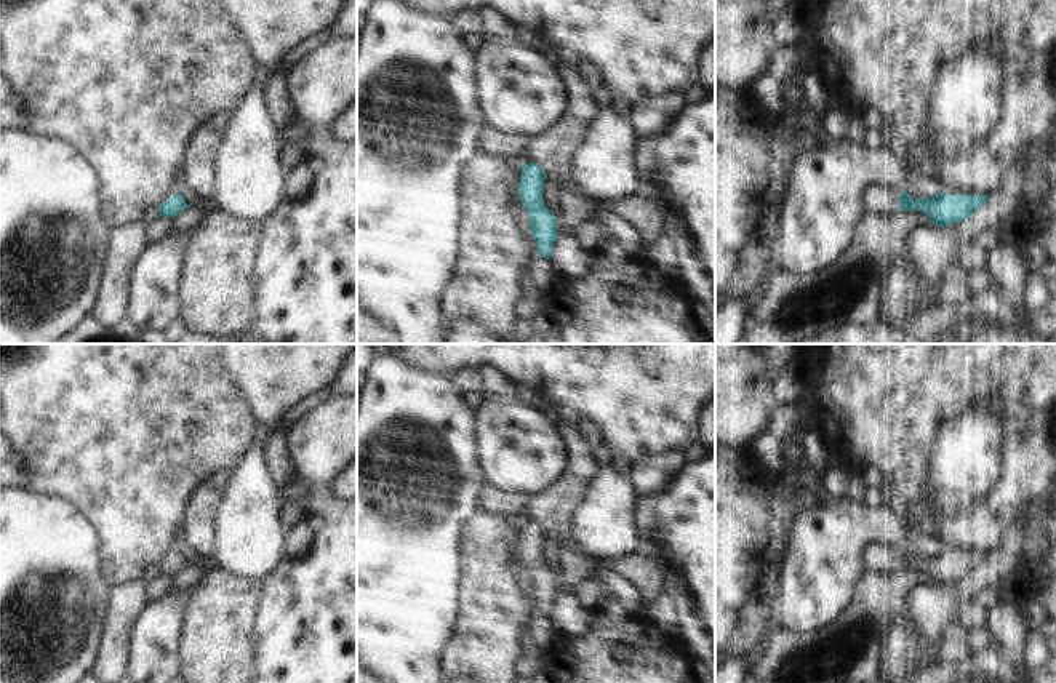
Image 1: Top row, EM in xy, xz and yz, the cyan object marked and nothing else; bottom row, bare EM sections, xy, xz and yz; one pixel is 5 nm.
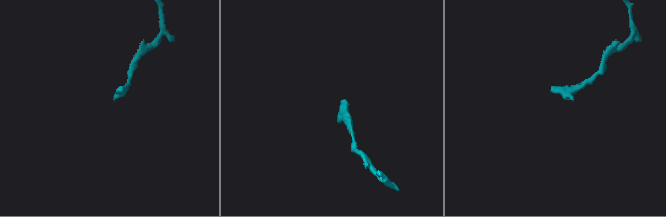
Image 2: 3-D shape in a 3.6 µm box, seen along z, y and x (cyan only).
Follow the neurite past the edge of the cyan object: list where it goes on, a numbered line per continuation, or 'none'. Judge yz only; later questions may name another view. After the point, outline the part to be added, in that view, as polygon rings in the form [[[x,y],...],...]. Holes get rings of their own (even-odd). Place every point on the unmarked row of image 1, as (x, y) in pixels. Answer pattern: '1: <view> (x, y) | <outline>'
1: yz (876, 557) | [[[870,542],[864,547],[861,561],[864,571],[874,571],[878,574],[893,574],[901,571],[898,568],[901,550],[886,547],[880,542]]]

